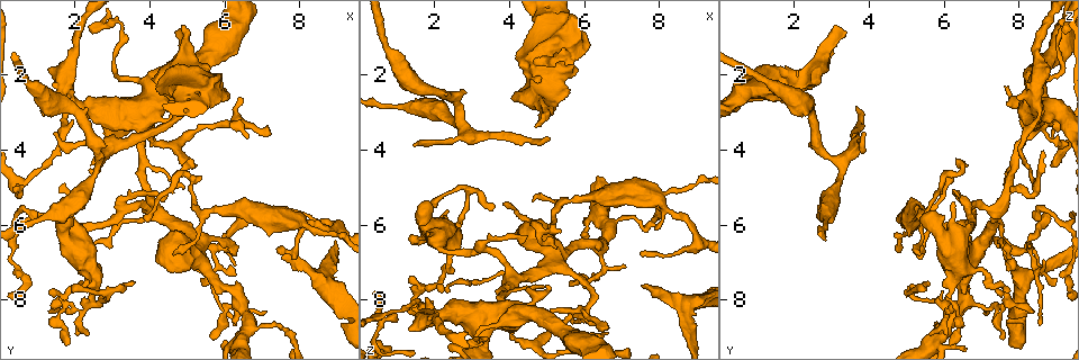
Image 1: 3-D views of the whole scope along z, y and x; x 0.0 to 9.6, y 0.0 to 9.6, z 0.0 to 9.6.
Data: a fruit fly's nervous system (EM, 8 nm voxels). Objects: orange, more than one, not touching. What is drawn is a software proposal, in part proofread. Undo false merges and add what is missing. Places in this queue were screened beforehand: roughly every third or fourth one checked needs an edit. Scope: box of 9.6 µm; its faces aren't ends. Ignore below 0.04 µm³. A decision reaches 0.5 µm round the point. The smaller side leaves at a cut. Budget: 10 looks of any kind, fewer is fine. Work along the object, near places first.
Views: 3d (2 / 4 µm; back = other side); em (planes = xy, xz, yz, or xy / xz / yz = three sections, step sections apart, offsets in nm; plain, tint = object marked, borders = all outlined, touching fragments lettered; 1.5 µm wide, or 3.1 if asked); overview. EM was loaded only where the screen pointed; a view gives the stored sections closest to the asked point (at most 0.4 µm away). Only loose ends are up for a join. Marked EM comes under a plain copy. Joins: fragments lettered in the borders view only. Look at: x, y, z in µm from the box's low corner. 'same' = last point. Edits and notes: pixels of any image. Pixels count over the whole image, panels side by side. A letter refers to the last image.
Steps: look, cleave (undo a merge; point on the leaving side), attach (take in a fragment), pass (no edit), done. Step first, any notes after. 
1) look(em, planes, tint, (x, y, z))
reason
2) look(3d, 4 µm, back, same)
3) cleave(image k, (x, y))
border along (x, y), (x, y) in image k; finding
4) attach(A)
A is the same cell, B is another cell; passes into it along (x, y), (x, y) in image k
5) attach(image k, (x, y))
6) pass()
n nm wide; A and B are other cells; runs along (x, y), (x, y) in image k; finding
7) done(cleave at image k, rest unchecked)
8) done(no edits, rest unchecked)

look(em, planes, borders, (4.70, 0.90, 3.40))
free end

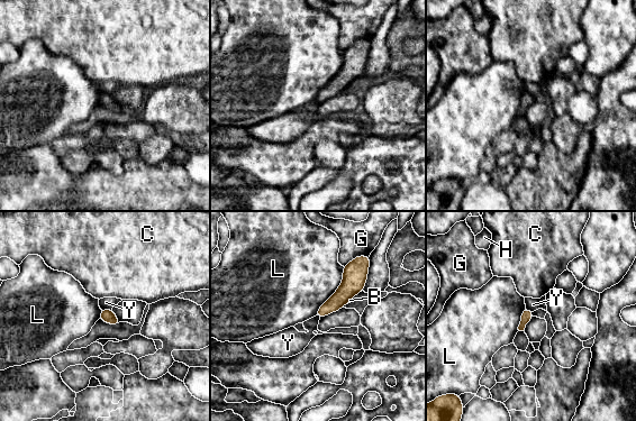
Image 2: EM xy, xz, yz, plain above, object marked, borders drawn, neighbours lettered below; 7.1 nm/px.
pass()
B, C, G, H, L and Y are other cells; border along (111, 308), (101, 310) in image 2; no lettered fragment goes on from it

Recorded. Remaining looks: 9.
look(3d, 2 µm, (5.05, 2.90, 3.70))
free end

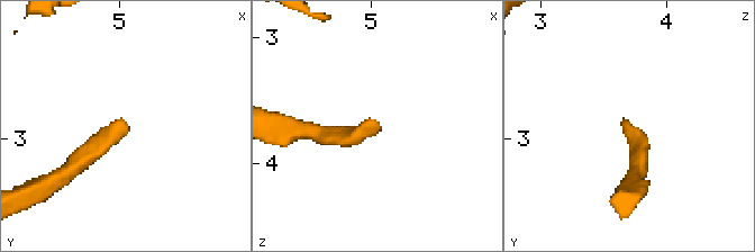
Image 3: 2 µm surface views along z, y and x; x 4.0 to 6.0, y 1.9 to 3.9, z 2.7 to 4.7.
look(em, xy, step 8, borders, (5.02, 2.86, 3.66))
shape alone is not enough

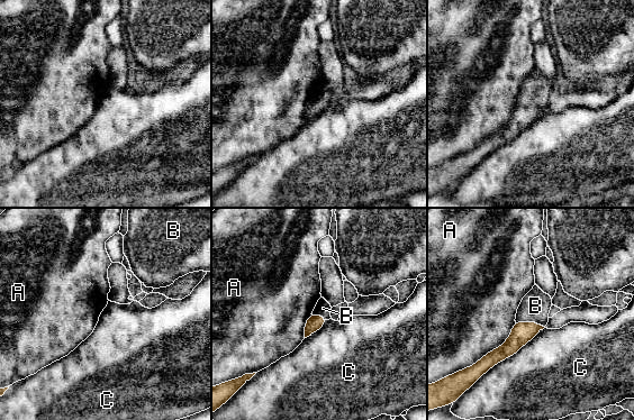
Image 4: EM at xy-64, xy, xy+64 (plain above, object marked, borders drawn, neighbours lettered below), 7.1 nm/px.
look(em, planes, borders, same)

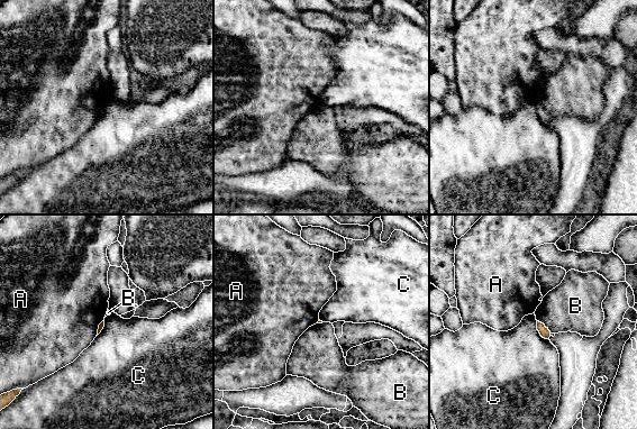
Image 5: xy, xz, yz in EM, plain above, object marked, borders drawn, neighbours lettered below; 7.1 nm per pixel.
attach(B)
C touches over 180 nm; B is the same cell, A and C are other cells; passes into it along (543, 330), (544, 325), (573, 306) in image 5; the cell continues

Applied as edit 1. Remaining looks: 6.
look(3d, 2 µm, (7.55, 6.75, 7.65))
an open end

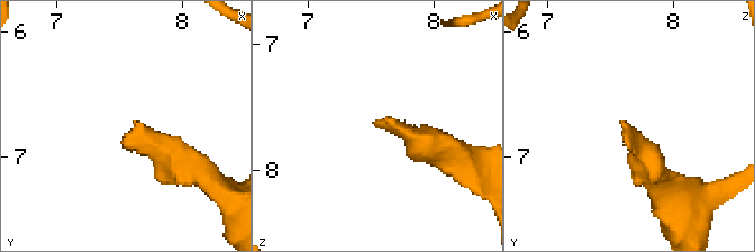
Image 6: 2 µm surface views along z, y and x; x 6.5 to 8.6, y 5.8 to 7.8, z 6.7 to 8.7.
look(em, yz, step 4, tint, (7.56, 6.80, 7.60))

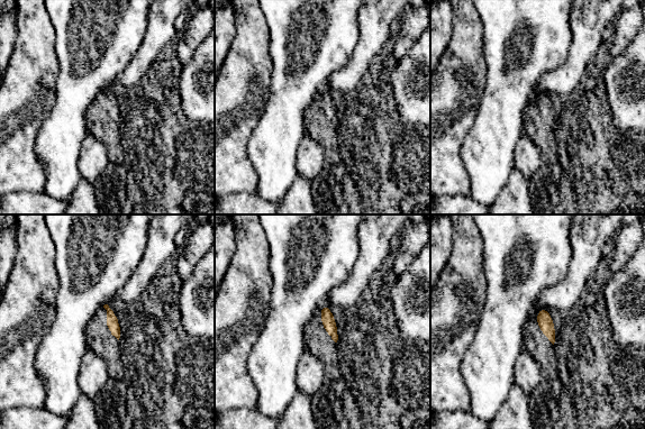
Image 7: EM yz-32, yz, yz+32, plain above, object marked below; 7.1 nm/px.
look(em, planes, borders, same)

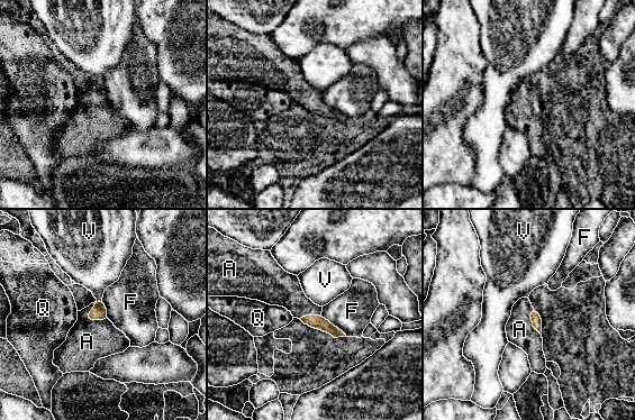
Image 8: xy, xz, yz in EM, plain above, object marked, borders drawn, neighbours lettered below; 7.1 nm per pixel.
attach(A)
A is the same cell, F, Q and V are other cells; passes into it along (99, 312), (97, 319), (87, 341) in image 8; the cell continues

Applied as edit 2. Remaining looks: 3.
look(overview)

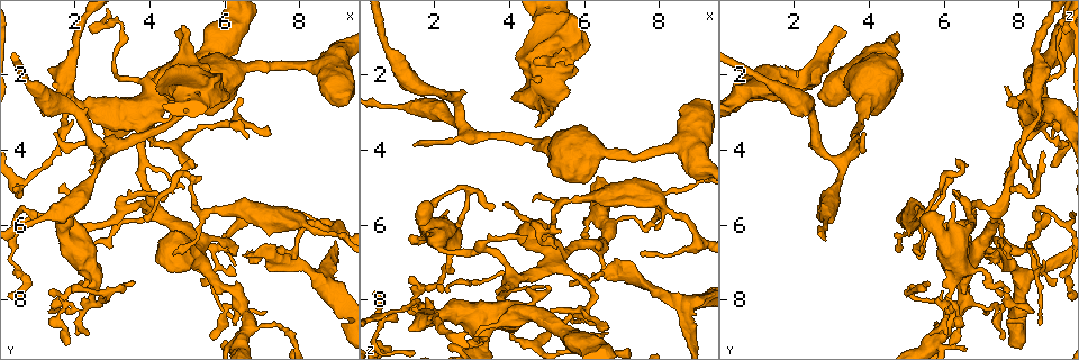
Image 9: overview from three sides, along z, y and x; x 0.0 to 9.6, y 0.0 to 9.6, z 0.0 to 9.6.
look(em, xz, step 4, tint, (1.35, 7.75, 7.45))
thin end

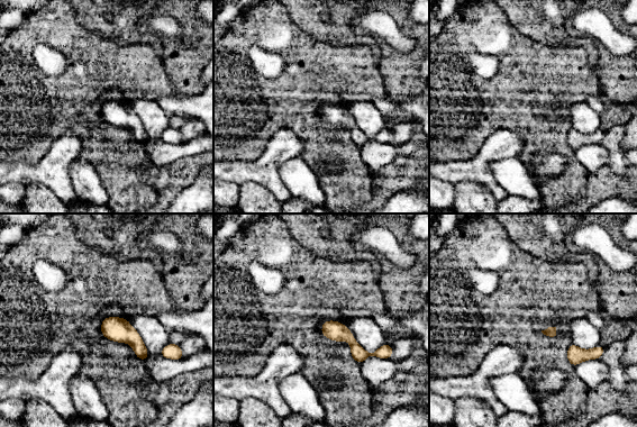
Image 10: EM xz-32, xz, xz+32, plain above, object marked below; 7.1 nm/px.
look(em, planes, borders, same)

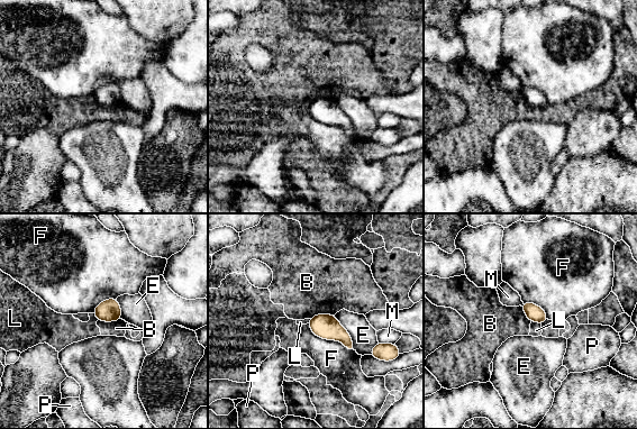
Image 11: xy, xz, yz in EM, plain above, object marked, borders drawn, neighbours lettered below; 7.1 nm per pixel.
pass()
120 nm wide; B, E, F, L, M and P are other cells; border along (308, 323), (317, 336), (355, 350) in image 11; no lettered fragment goes on from it

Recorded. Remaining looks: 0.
done(attach at image 5, attach at image 8, rest unchecked)

